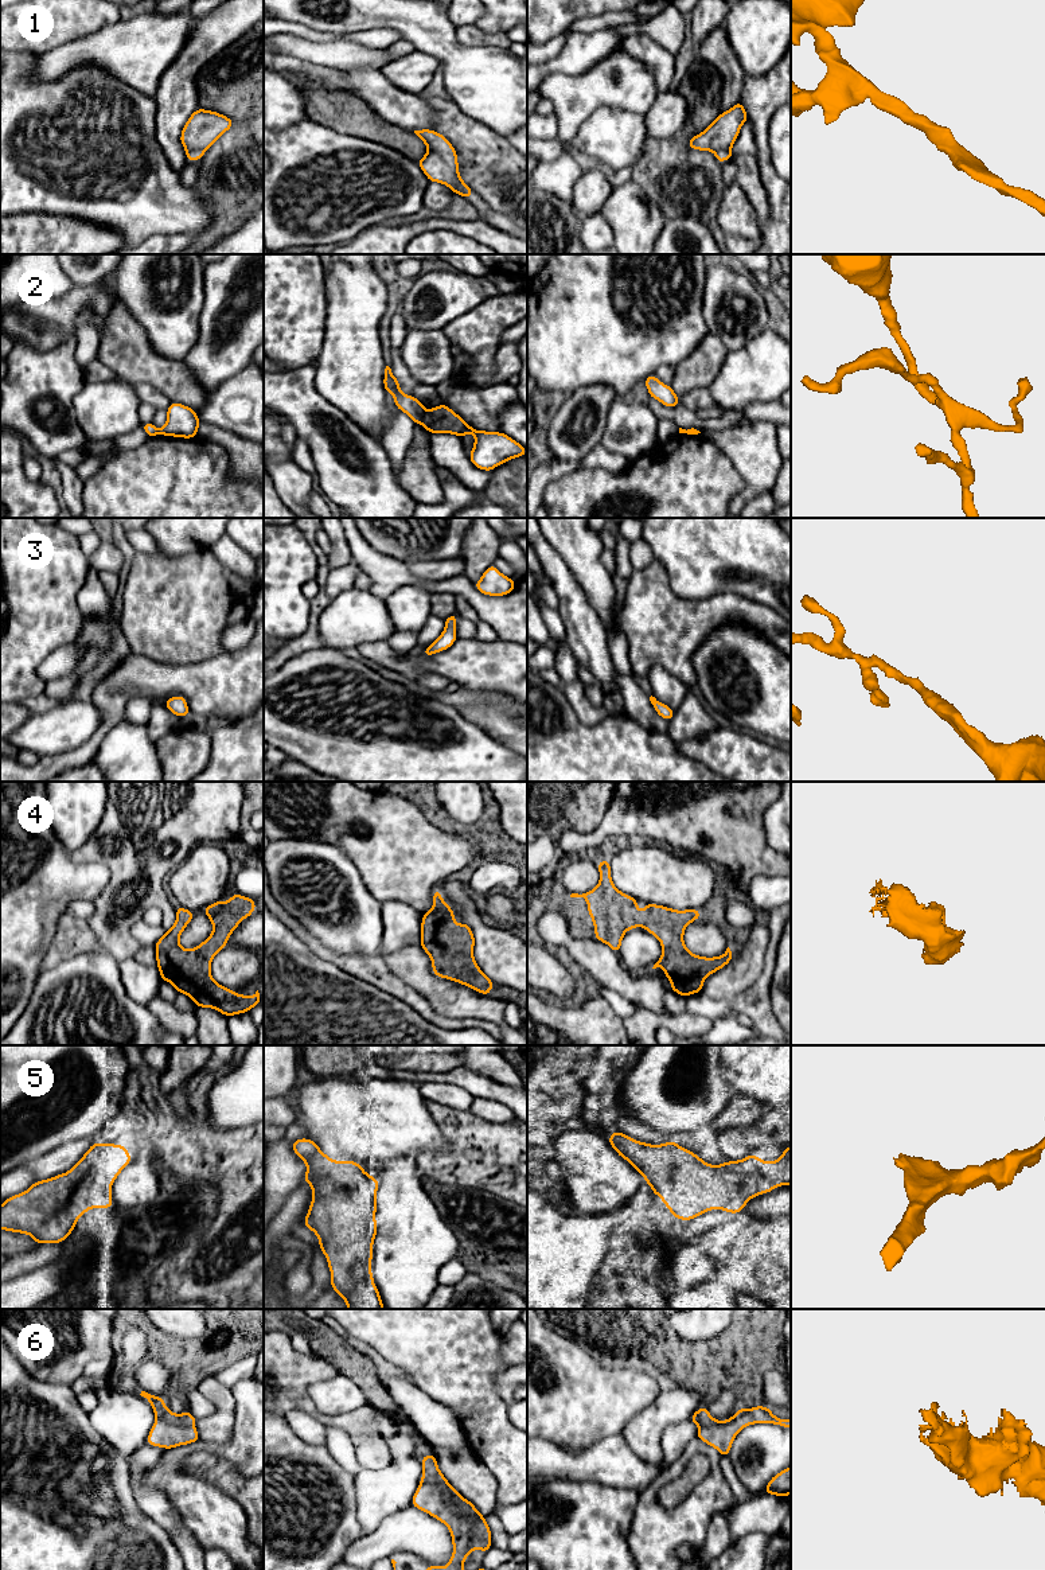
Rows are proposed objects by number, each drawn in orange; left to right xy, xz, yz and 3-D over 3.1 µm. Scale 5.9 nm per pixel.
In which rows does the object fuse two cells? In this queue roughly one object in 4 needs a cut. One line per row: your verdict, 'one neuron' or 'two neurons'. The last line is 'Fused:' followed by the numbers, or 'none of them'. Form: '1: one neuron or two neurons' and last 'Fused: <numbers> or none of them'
1: two neurons
2: two neurons
3: one neuron
4: one neuron
5: one neuron
6: one neuron
Fused: 1, 2

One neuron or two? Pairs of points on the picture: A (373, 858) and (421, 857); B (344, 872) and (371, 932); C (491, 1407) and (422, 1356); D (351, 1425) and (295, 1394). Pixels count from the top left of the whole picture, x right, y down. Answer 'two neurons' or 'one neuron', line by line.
A: one neuron
B: one neuron
C: one neuron
D: one neuron

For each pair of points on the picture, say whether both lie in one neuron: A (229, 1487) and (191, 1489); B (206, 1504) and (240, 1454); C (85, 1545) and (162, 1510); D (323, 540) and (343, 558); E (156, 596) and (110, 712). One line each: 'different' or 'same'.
A: different
B: same
C: different
D: same
E: different

